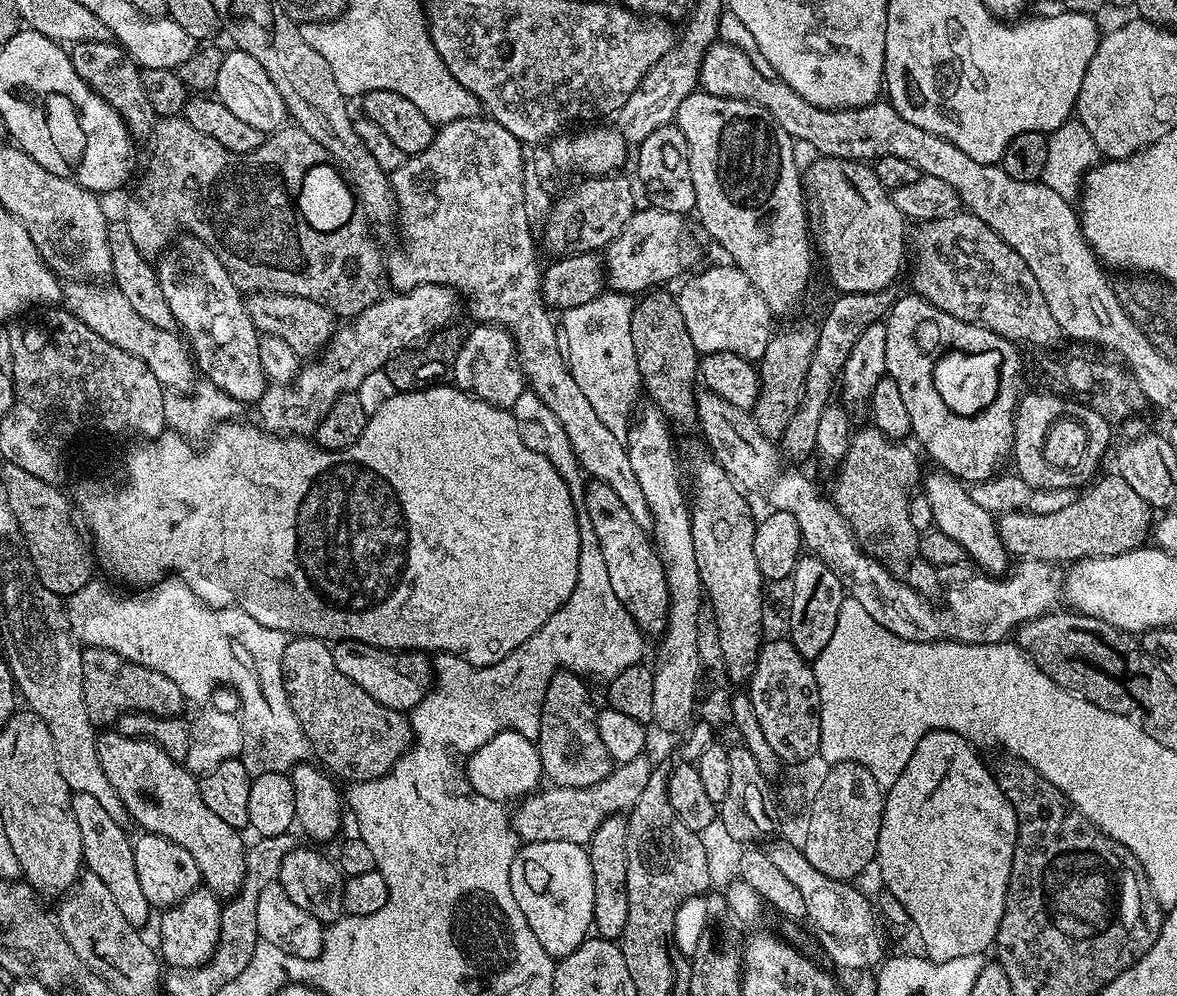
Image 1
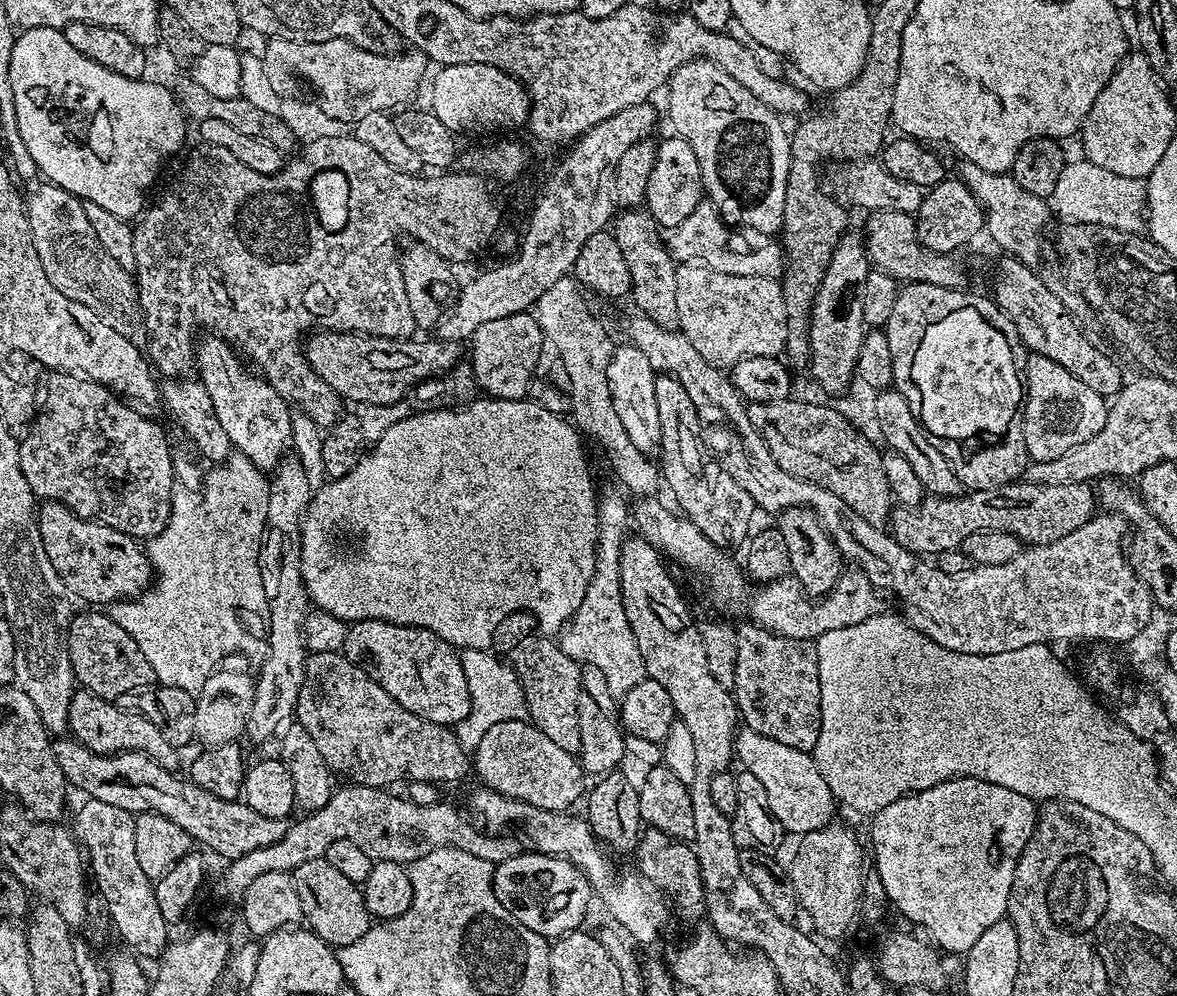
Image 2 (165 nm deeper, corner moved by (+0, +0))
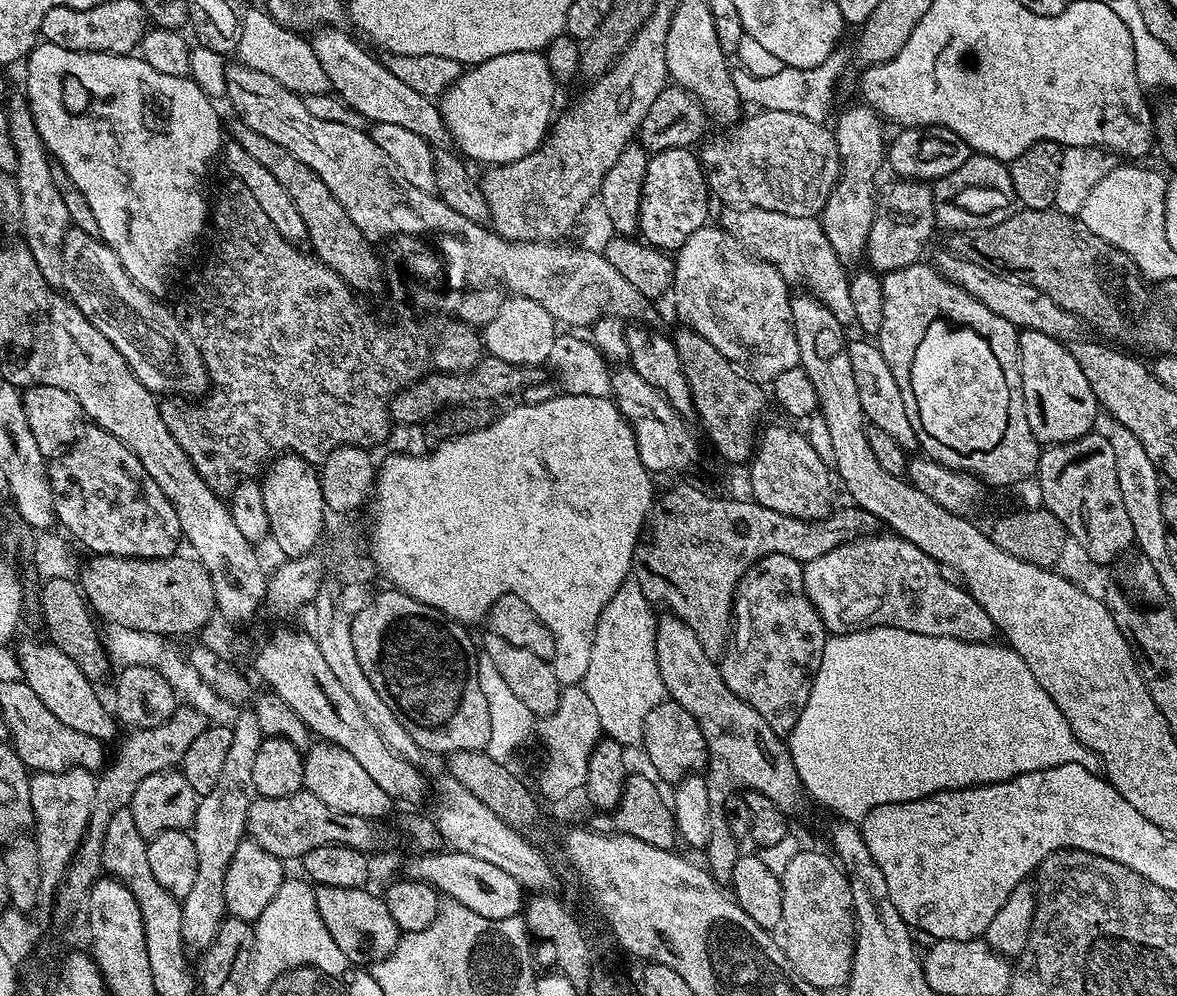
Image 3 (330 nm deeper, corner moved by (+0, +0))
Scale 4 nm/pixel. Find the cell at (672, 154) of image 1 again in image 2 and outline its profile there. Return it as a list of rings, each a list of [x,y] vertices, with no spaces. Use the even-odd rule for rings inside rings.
[[[668,134],[664,141],[656,144],[654,170],[650,170],[650,182],[644,195],[646,210],[661,229],[671,230],[686,222],[686,218],[694,214],[694,206],[698,206],[705,196],[702,170],[698,166],[698,158],[694,158],[690,142],[681,136]]]

